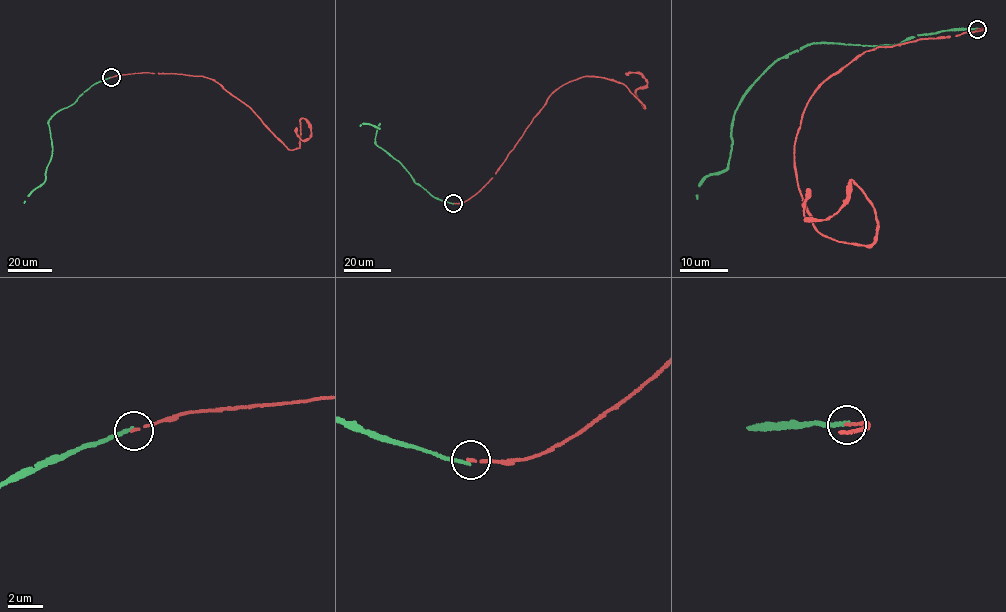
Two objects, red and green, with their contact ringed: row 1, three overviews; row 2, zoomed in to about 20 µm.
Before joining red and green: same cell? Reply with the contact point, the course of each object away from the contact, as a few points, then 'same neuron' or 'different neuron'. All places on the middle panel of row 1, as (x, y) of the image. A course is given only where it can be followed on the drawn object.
at (453, 203); red runs (453, 203), (483, 187), (550, 94), (569, 81), (613, 79), (645, 107), (635, 91), (647, 81), (627, 74); green runs (453, 203), (436, 199), (417, 184), (399, 162), (378, 146), (375, 140), (380, 124), (379, 128), (360, 126); different neuron

